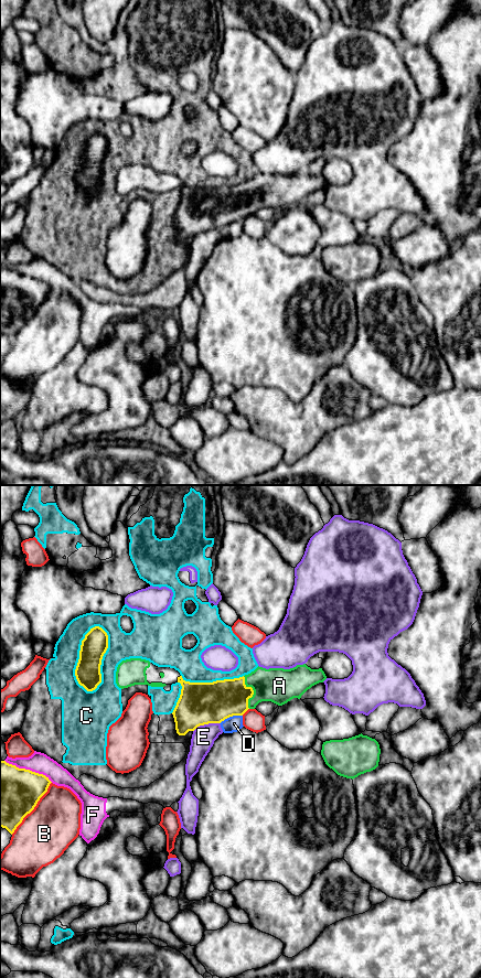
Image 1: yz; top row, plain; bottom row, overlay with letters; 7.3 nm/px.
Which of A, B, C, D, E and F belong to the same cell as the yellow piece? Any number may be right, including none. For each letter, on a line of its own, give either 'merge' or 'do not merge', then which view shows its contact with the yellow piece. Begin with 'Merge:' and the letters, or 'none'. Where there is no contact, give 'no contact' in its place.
Merge: A
A: merge; meets yellow in yz
B: do not merge; meets yellow in yz
C: do not merge; meets yellow in yz
D: do not merge; meets yellow in yz
E: do not merge; meets yellow in yz
F: do not merge; meets yellow in yz

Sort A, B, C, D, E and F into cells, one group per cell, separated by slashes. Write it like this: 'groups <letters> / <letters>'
groups A / B / C / D / E / F

